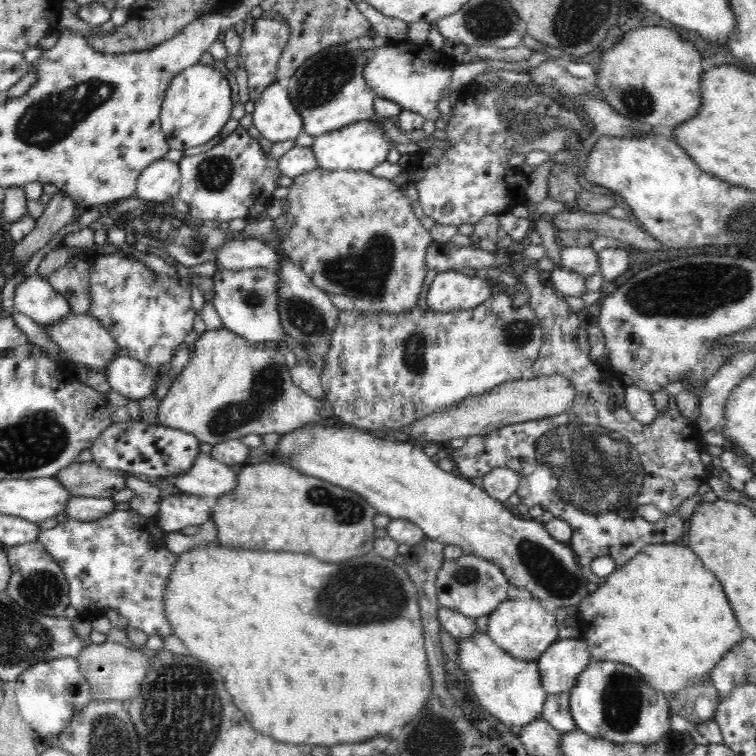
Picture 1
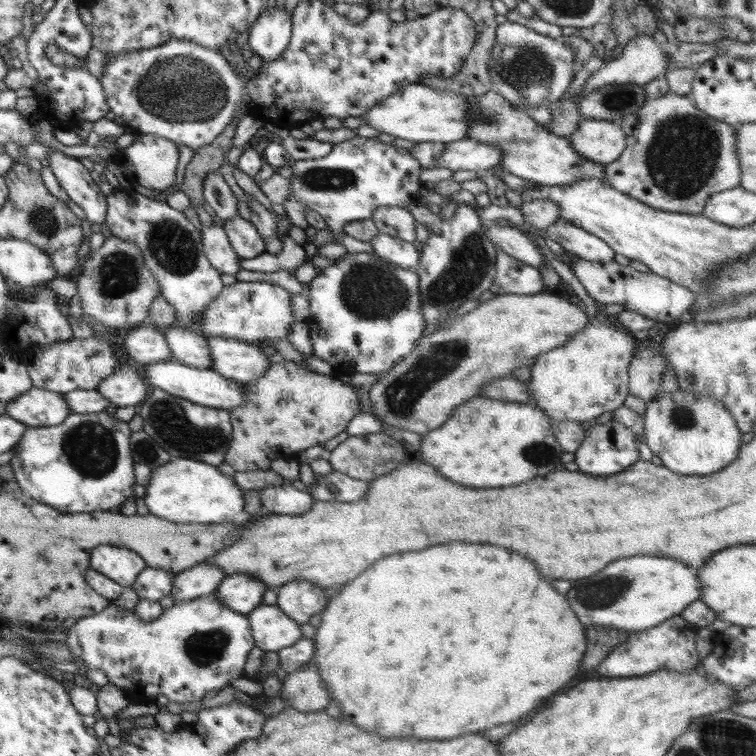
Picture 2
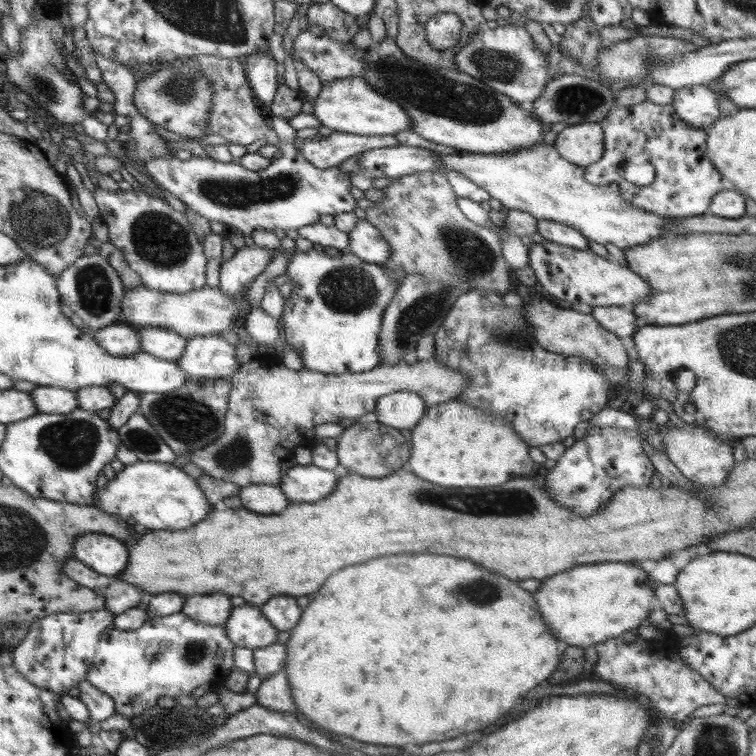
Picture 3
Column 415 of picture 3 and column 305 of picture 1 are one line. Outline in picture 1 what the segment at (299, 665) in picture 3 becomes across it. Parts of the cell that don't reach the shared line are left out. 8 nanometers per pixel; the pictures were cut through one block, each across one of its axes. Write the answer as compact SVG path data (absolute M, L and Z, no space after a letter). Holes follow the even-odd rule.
M212 544L198 546L194 550L178 554L178 562L168 578L165 590L166 619L176 635L187 647L189 654L198 656L222 676L224 686L234 698L234 704L250 720L254 730L264 736L272 736L276 741L298 744L314 744L314 747L334 746L344 742L364 742L370 738L386 736L394 728L404 728L418 712L426 706L432 694L432 675L424 647L424 630L419 610L419 590L412 583L406 567L398 565L394 559L384 558L373 550L340 564L326 564L310 554L296 552L252 552L234 550L229 546Z

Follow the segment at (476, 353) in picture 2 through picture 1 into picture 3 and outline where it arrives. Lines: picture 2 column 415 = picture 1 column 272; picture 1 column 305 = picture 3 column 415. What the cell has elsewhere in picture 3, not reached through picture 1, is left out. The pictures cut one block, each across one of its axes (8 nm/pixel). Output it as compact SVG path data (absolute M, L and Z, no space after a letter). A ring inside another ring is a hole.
M399 390L375 401L377 420L408 433L427 411L426 401L416 392Z

